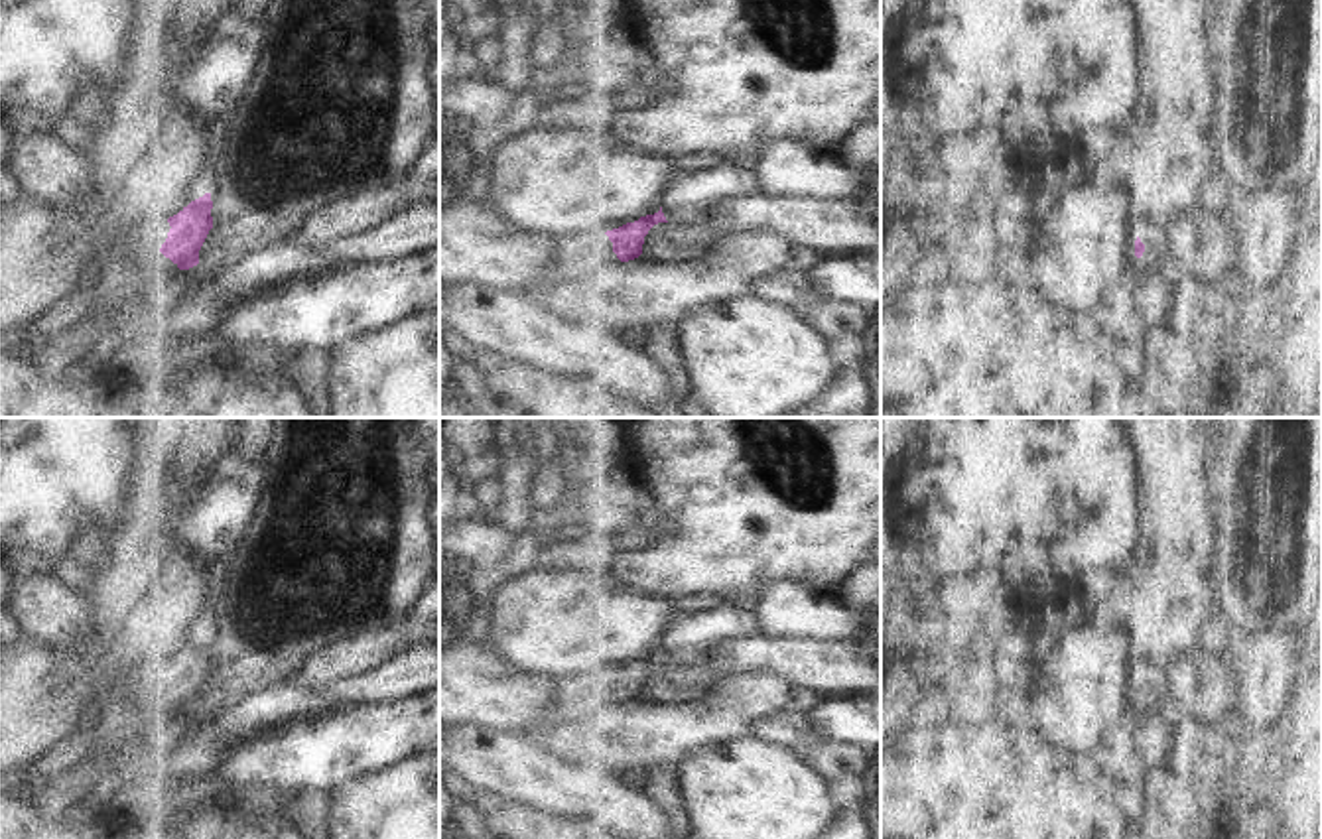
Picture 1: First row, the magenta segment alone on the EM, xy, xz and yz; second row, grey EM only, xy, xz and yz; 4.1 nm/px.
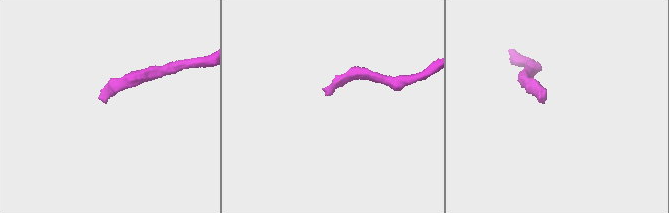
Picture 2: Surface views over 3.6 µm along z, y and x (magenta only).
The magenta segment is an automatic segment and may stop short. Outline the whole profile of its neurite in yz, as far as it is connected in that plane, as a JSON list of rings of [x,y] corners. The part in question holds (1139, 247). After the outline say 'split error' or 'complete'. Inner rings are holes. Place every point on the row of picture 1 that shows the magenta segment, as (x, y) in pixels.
[[[1141,221],[1137,225],[1135,256],[1139,278],[1157,293],[1170,286],[1178,268],[1178,254],[1168,226]]]; split error

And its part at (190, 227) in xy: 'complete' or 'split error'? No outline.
split error

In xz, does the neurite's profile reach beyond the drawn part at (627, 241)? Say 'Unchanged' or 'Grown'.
Grown.

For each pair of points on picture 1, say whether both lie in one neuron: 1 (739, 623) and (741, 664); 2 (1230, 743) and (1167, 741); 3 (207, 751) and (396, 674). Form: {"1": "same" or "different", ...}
{"1": "different", "2": "same", "3": "same"}

